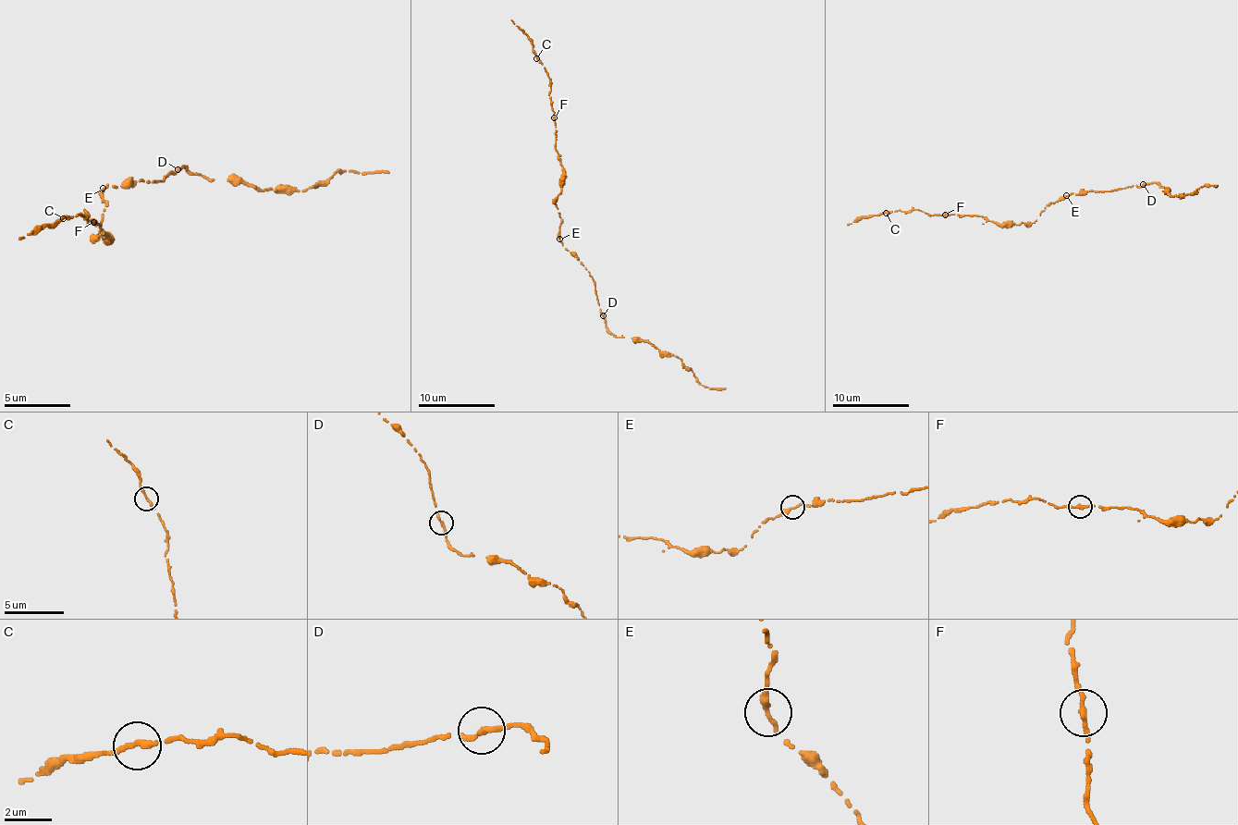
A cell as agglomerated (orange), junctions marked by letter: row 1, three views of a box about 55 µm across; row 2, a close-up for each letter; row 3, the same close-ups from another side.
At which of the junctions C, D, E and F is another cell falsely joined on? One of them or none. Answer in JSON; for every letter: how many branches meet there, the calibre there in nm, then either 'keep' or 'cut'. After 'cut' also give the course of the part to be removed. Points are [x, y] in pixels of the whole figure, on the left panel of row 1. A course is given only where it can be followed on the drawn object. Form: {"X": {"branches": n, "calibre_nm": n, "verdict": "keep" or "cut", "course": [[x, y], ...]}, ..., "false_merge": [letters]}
{"C": {"branches": 2, "calibre_nm": 240, "verdict": "keep"}, "D": {"branches": 1, "calibre_nm": 340, "verdict": "keep"}, "E": {"branches": 1, "calibre_nm": 360, "verdict": "keep"}, "F": {"branches": 1, "calibre_nm": 340, "verdict": "keep"}, "false_merge": []}

